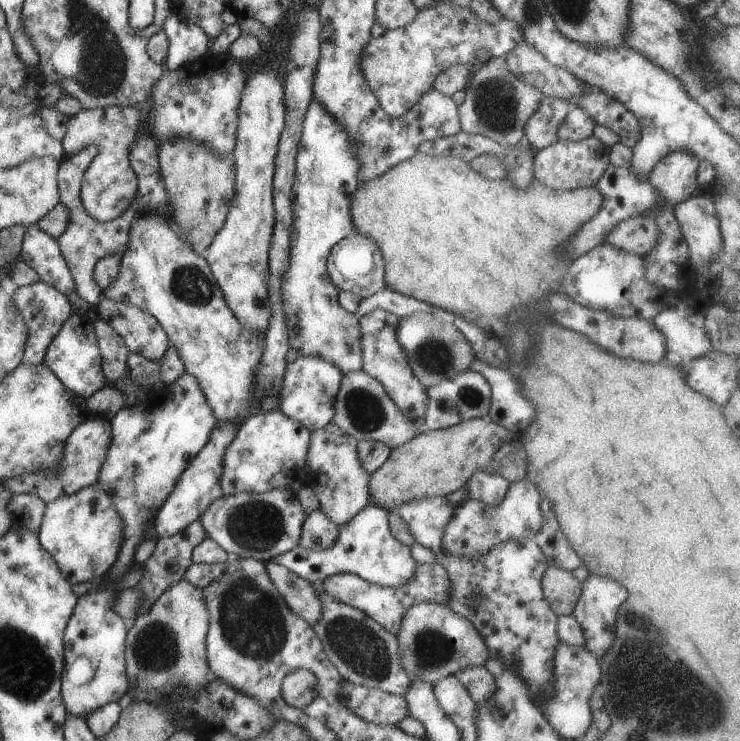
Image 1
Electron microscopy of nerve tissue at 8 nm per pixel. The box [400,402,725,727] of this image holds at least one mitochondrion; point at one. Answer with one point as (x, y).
(696, 701)

